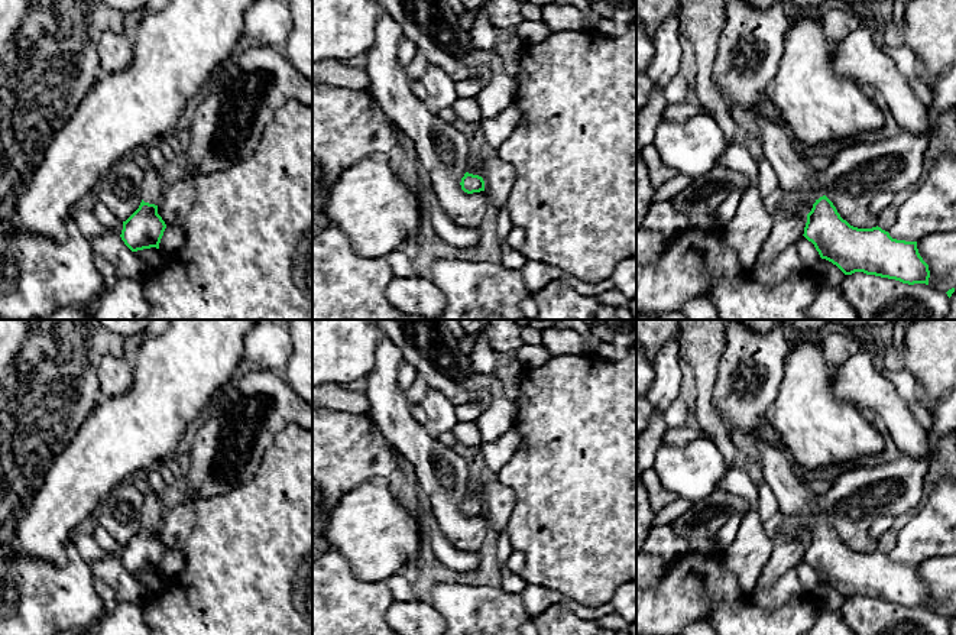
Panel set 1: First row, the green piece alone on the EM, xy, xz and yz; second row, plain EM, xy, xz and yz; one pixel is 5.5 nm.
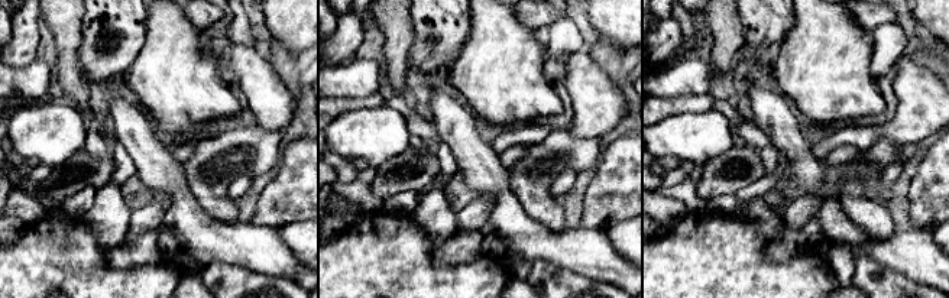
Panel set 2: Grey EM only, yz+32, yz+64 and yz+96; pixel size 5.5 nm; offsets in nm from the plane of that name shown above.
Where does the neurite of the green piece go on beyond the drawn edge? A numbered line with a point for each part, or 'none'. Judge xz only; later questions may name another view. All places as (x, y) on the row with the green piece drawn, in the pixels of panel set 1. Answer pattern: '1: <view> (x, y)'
1: xz (475, 167)

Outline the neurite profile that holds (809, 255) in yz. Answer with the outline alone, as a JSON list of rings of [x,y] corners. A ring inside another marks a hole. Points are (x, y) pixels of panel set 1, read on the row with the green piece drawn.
[[[804,236],[795,244],[806,268],[813,268],[816,262],[820,259],[820,255],[816,250],[814,244],[808,242]]]

